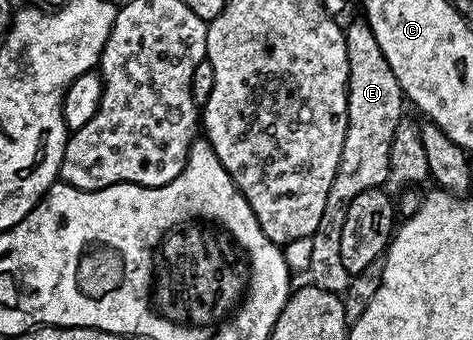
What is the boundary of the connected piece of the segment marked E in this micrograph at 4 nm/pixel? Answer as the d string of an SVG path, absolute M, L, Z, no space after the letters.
M358 20L351 26L348 24L345 29L349 51L345 145L341 147L341 161L337 163L333 187L329 187L329 199L325 199L321 223L317 223L317 231L311 237L313 251L310 252L307 269L310 284L340 295L347 290L352 279L352 274L347 273L345 265L341 263L341 227L345 227L345 211L349 211L349 203L353 203L361 191L387 185L393 131L397 131L405 117L405 98L397 83L397 75L393 75L389 59L381 55L381 47L377 47L377 39L373 39L373 31L366 20Z

